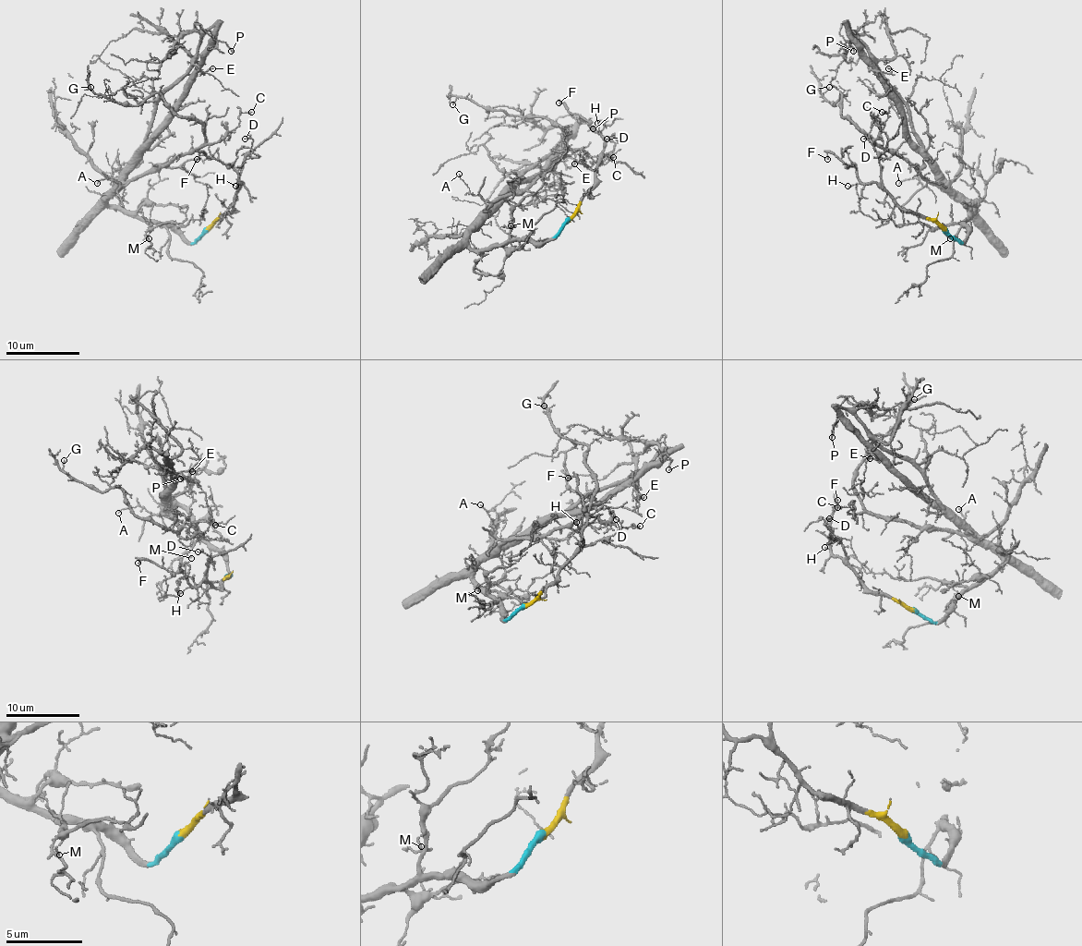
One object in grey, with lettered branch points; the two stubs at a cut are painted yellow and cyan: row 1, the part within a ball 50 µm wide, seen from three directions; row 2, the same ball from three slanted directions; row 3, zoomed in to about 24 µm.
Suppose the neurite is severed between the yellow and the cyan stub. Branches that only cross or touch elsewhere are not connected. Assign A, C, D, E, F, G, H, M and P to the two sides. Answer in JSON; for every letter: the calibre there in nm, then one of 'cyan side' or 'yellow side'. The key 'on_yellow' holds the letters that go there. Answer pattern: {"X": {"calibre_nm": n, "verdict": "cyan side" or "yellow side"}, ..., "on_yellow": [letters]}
{"A": {"calibre_nm": 90, "verdict": "cyan side"}, "C": {"calibre_nm": 180, "verdict": "cyan side"}, "D": {"calibre_nm": 120, "verdict": "yellow side"}, "E": {"calibre_nm": 140, "verdict": "cyan side"}, "F": {"calibre_nm": 120, "verdict": "yellow side"}, "G": {"calibre_nm": 100, "verdict": "cyan side"}, "H": {"calibre_nm": 100, "verdict": "yellow side"}, "M": {"calibre_nm": 100, "verdict": "cyan side"}, "P": {"calibre_nm": 120, "verdict": "cyan side"}, "on_yellow": ["D", "F", "H"]}

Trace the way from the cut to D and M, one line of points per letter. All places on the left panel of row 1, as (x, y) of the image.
D: (206, 230), (234, 206), (245, 154), (252, 145), (252, 139), (245, 138)
M: (206, 230), (191, 243), (173, 230), (149, 223), (149, 239)

